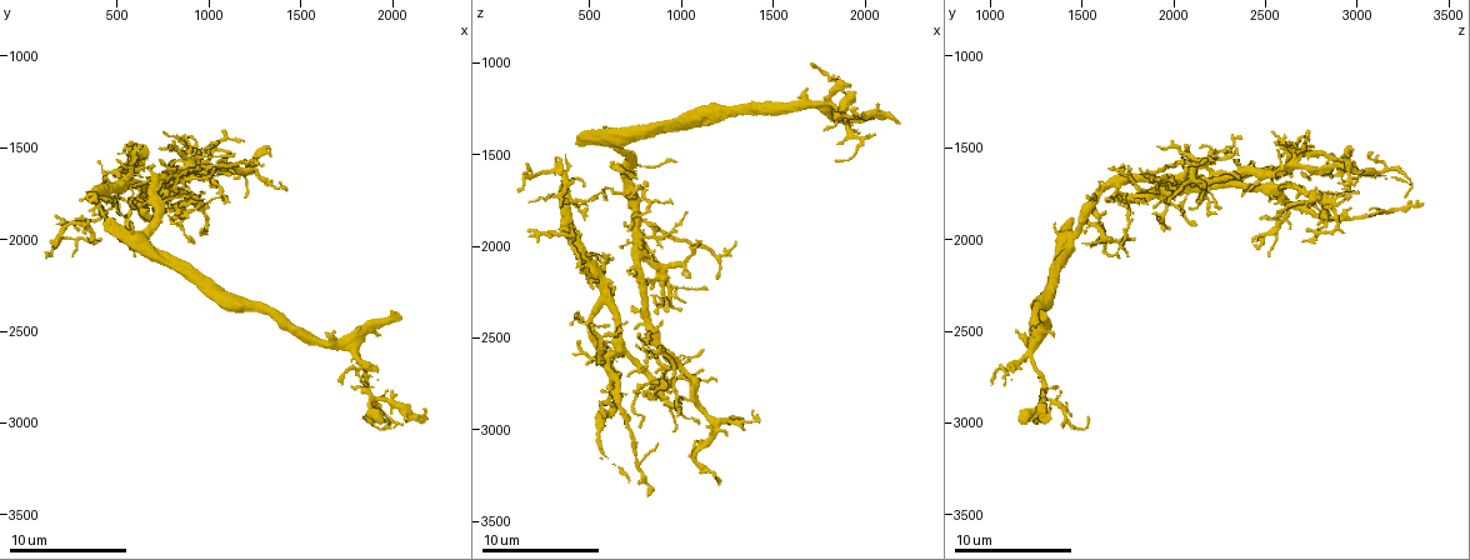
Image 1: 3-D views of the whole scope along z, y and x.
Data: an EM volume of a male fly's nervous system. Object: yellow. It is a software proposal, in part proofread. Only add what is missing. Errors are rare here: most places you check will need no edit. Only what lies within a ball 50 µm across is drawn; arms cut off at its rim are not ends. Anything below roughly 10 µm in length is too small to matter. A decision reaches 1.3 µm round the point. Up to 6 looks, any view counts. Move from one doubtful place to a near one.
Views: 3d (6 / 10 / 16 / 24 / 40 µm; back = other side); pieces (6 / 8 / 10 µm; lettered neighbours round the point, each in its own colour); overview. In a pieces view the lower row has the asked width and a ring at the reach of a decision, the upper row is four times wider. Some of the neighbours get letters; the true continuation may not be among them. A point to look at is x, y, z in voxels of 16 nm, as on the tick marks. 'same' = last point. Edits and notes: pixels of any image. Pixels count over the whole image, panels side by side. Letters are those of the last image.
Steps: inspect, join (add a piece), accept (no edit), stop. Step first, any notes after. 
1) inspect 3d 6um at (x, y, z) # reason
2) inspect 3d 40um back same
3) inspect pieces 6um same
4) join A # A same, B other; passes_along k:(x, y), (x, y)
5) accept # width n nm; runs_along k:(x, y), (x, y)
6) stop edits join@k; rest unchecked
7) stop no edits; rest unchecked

inspect pieces 8um at (460, 1920, 2120) # free end

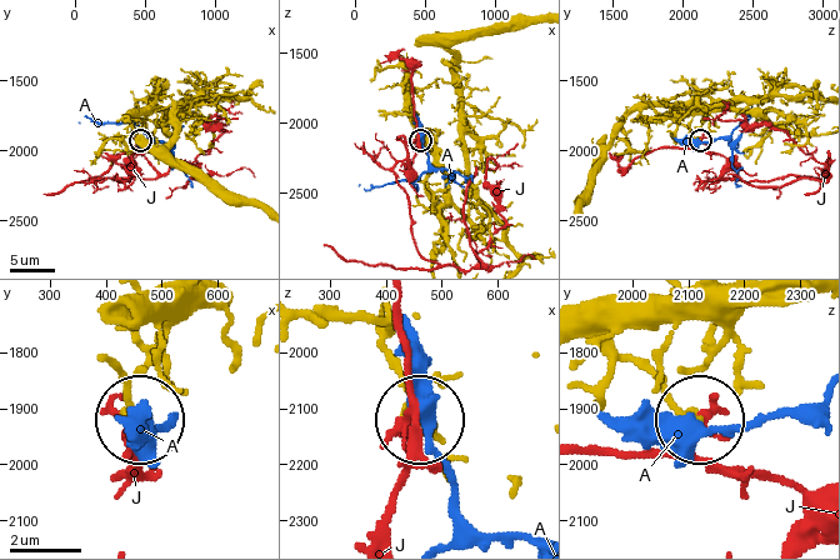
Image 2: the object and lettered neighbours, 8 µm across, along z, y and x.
accept # width 220 nm; A other, J other; no lettered piece goes on from it

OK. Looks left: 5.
inspect pieces 6um at (1100, 1780, 1980) # branch stops here

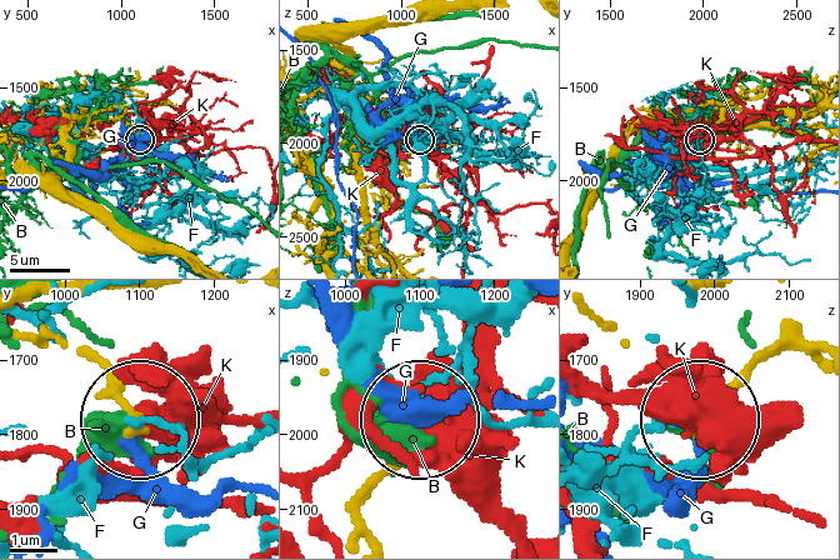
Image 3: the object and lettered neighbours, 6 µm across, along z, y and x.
accept # width 190 nm; B other, F other, G other, K other; none of them fits

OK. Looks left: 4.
inspect 3d 6um at (960, 1960, 2740) # branch stops here

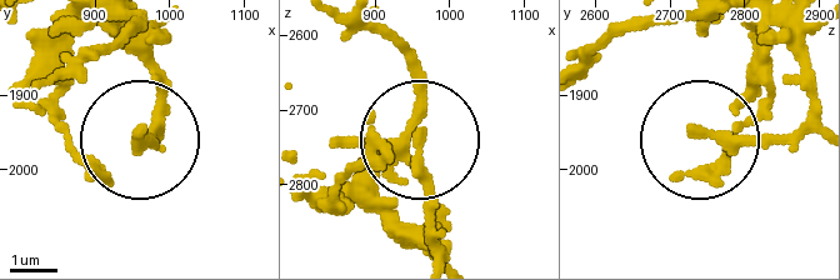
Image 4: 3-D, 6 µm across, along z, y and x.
inspect pieces 6um at (960, 1950, 2735) # see the neighbours

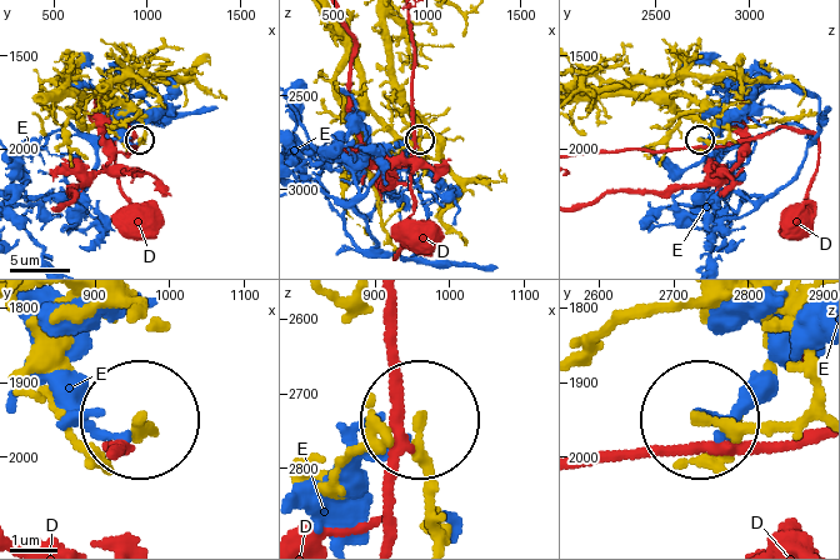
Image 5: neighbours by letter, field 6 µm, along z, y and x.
accept # width 210 nm; D other, E other; none of them fits

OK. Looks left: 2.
stop no edits; rest unchecked

